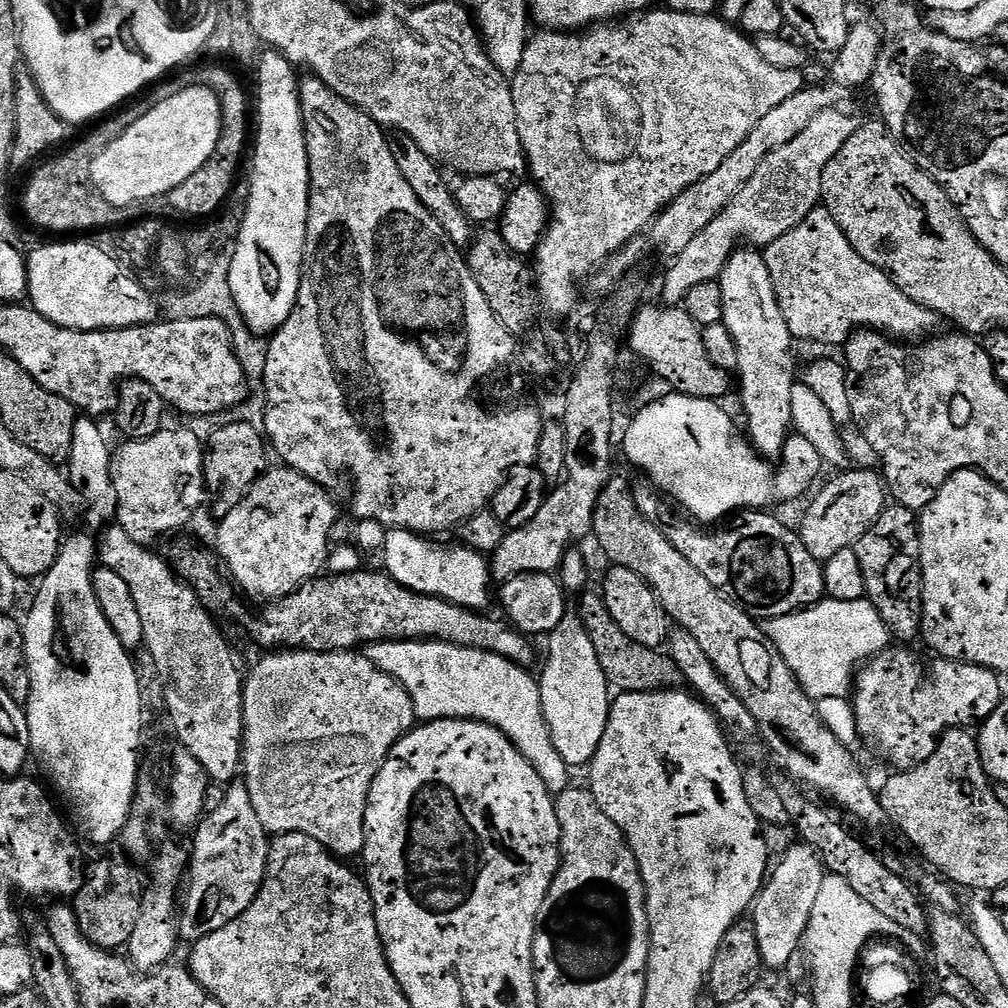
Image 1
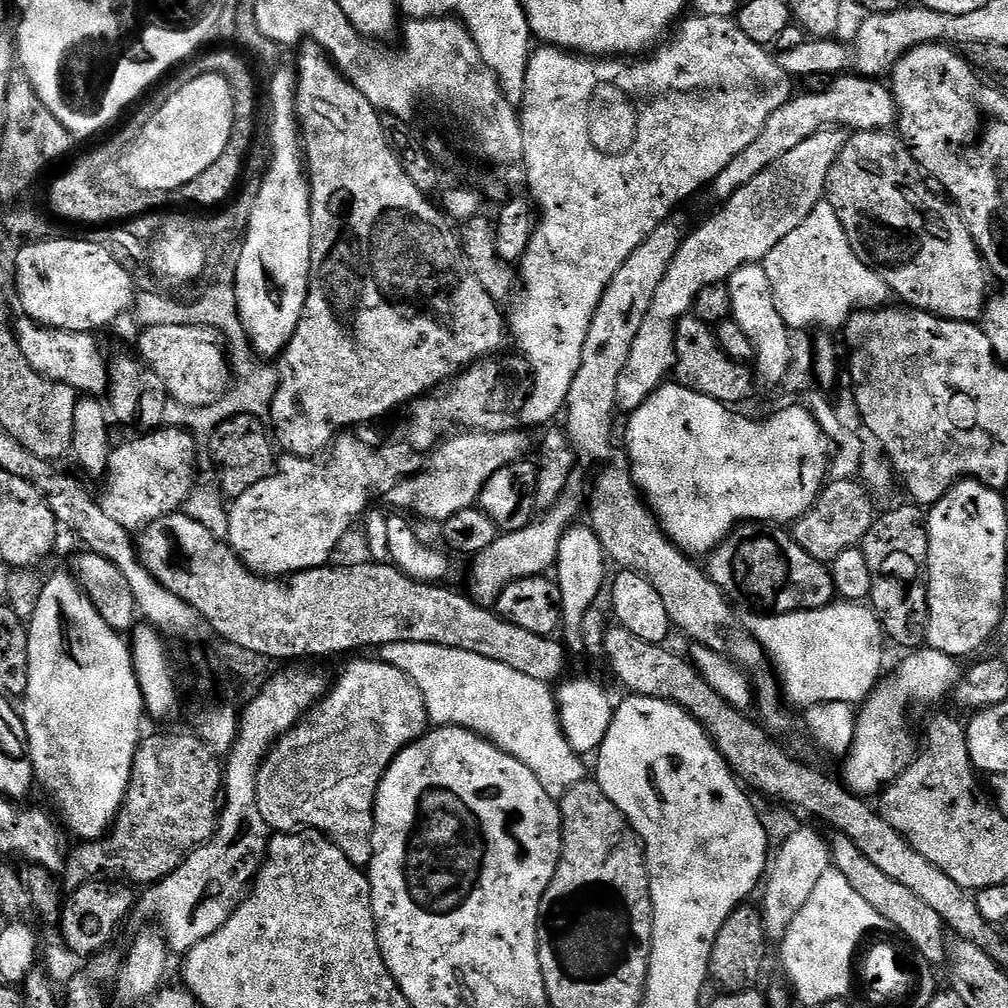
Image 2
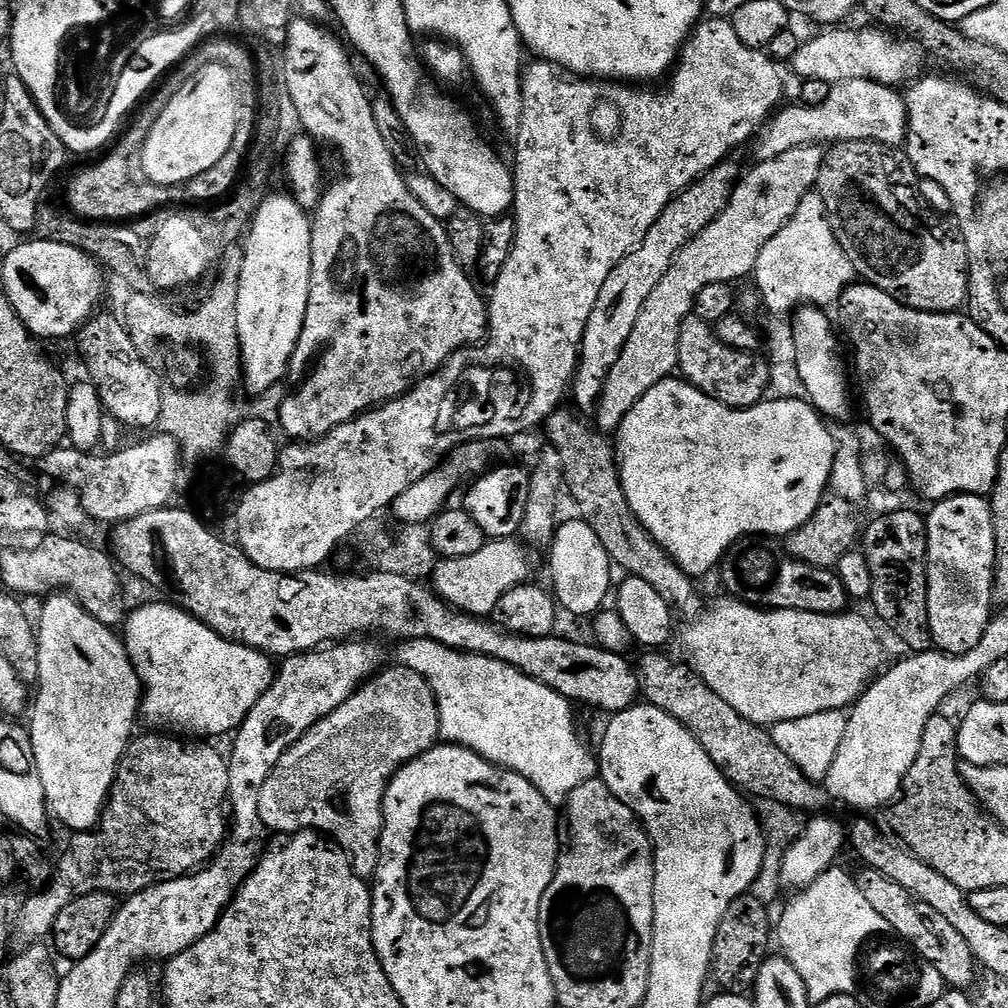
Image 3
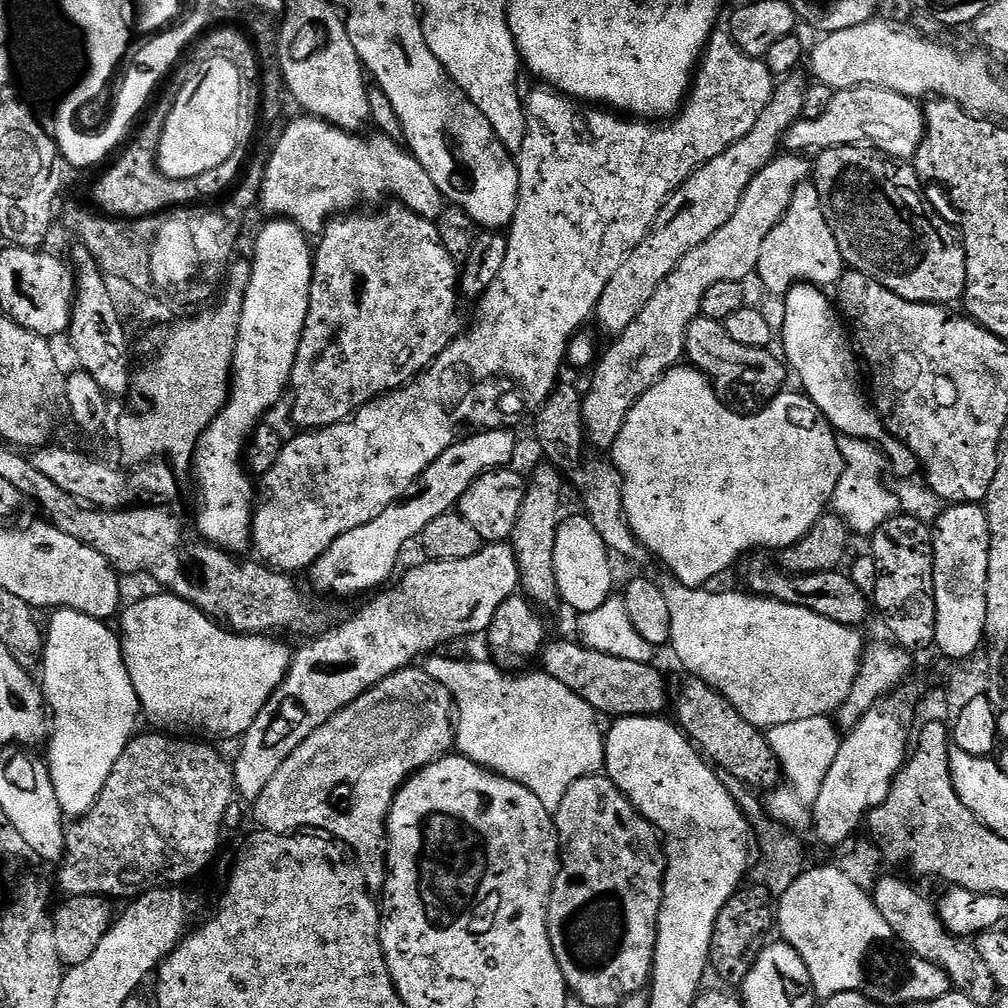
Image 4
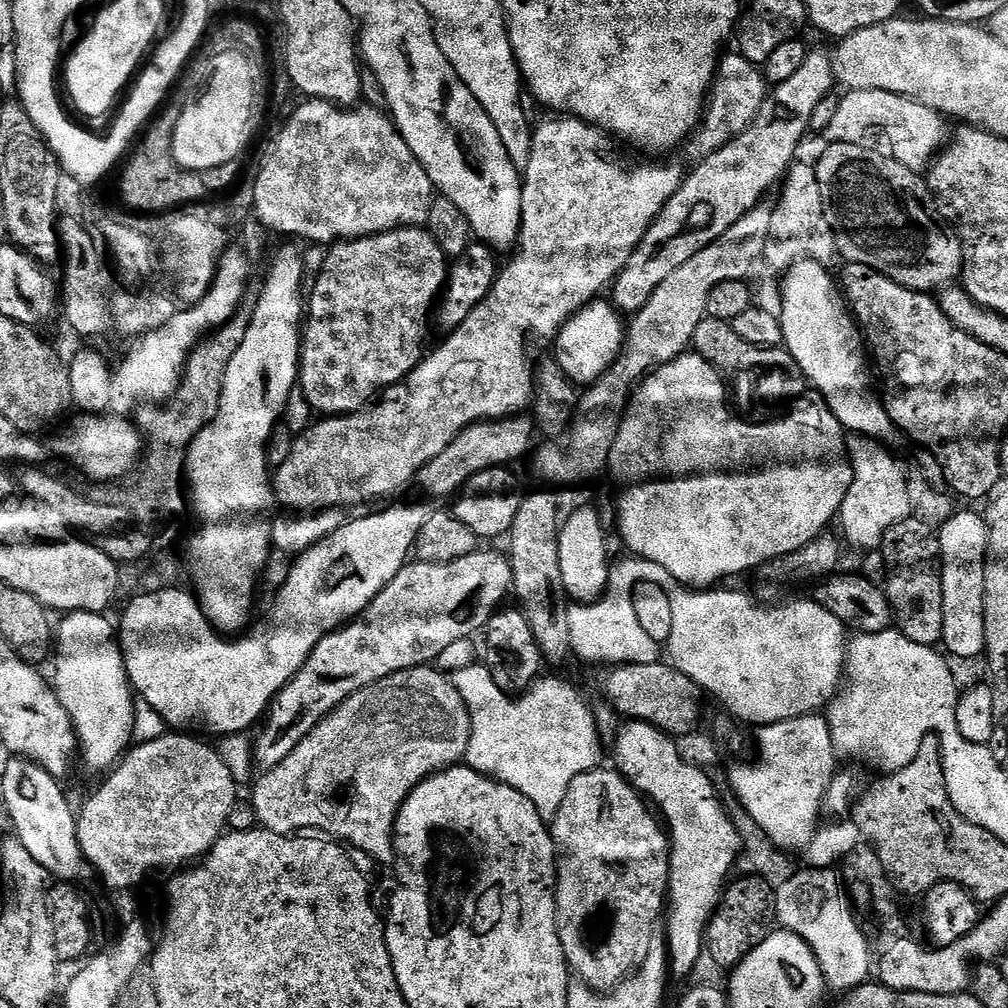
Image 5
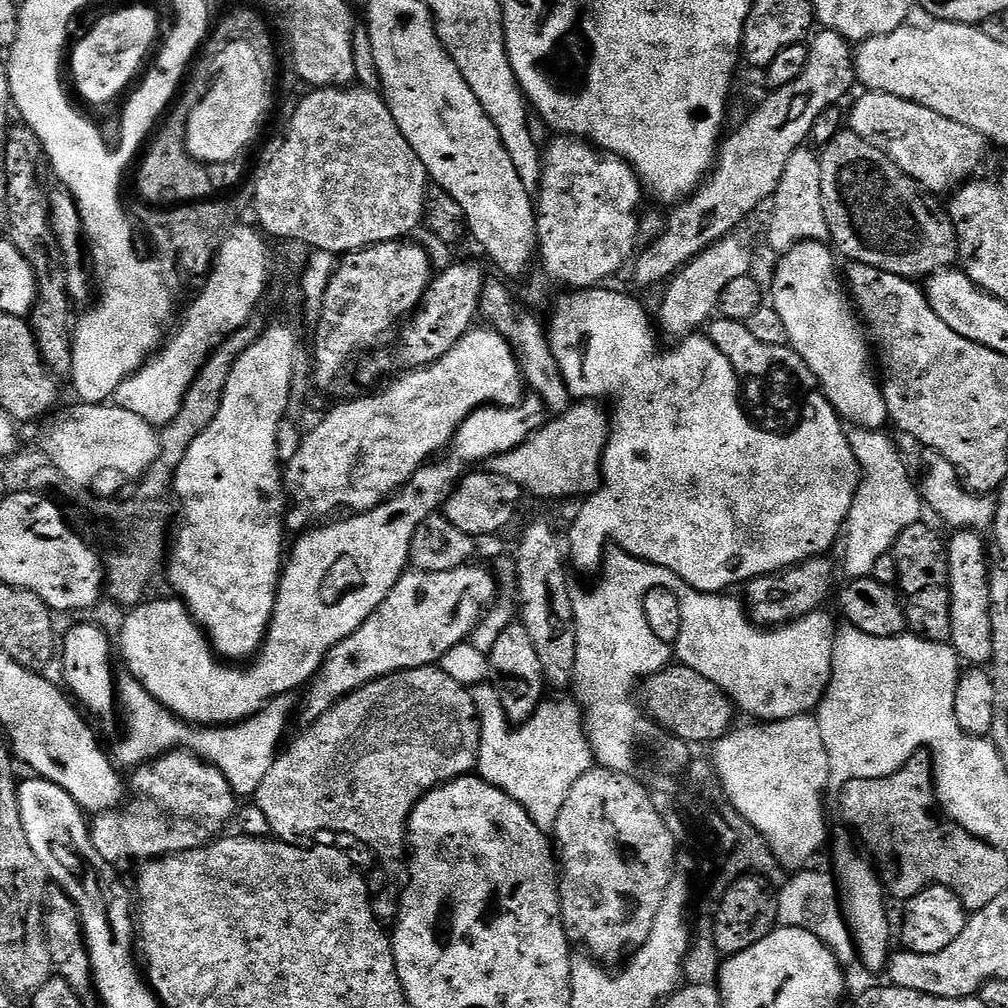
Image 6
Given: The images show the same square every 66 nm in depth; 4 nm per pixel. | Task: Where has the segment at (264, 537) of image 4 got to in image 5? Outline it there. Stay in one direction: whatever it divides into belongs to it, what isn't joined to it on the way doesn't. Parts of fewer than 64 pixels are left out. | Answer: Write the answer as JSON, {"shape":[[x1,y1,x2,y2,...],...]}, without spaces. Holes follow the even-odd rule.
{"shape":[[739,54,725,55,716,69,716,79,712,81,712,91,707,97,702,119,687,141,689,154,703,158,714,154,714,150,722,150,722,146,729,144,735,136,742,134,742,130,746,130,746,126,750,126,750,122,754,122,769,92,763,71,757,65],[548,114,548,117,545,118,541,124,537,123,535,127,532,129,532,145,530,146,530,162,527,166,522,170,522,179,524,181,524,185,522,186,522,222,520,223,520,239,516,241,514,245,514,251,511,253,512,261,509,262,508,265,501,267,499,269,496,281,494,282,494,286,490,290,490,294,480,303,478,306,474,306,474,310,470,310,470,318,466,318,466,322,462,322,462,326,458,326,454,331,447,333,443,338,444,344,440,344,436,349,429,351,427,355,425,355,424,359,421,360,420,364,417,368,415,368,412,373,407,376,404,380,400,381,399,384,395,384,390,389,387,389,377,399,375,402,369,403,367,406,360,409,358,412,349,412,342,416,329,416,327,418,317,419,317,424,313,426,313,428,308,428,304,433,297,435,292,442,292,449,290,450,290,458,286,458,286,462,282,462,282,466,280,468,275,469,274,472,274,500,275,503,280,503,282,507,284,507,284,512,280,512,276,516,276,521,273,519,270,524,270,535,272,538,272,546,273,549,277,553,279,552,292,552,291,554,299,554,301,552,305,552,310,546,314,546,317,544,319,540,322,538,326,538,333,532,334,530,338,530,343,526,343,524,347,524,349,520,353,519,357,514,363,513,365,511,364,508,367,504,372,504,375,500,384,500,387,501,389,498,387,496,392,496,395,492,400,492,403,490,407,484,411,485,413,481,415,481,416,475,426,467,426,465,431,462,434,458,438,458,438,454,442,454,442,450,446,450,446,446,450,446,450,442,454,442,454,438,458,438,458,434,462,430,466,430,472,424,479,424,481,420,504,420,507,416,519,416,521,414,527,413,529,411,530,405,536,395,536,374,534,371,533,361,528,361,528,340,524,337,524,332,528,332,533,328,536,332,552,332,551,334,559,333,560,329,563,328,564,323,568,321,569,318,575,314,578,310,582,310,585,306,592,303,593,300,597,299,601,295,600,292,609,287,615,281,616,275,619,274,626,266,626,262,630,258,630,254,634,254,634,250,640,243,642,242,642,238,646,234,646,230,652,225,652,223,656,220,656,215,661,212,666,206,666,202,668,199,676,193,680,188,681,182,683,182,684,177,686,175,686,168,683,168,680,164,631,164,630,161,627,160,624,156,619,156,618,153,612,152,612,140,613,137,609,135,609,133,605,132,603,128,597,128,595,124,588,124,584,120,579,120,577,116,571,114]]}

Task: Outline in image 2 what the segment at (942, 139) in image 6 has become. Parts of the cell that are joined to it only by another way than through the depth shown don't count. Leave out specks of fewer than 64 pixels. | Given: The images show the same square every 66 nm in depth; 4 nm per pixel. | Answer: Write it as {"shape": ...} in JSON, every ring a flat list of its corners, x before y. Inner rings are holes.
{"shape":[[840,74,833,79,832,84,821,93,804,92,793,95,791,100,786,101,762,126,762,132,718,178,712,181,710,192,717,196,717,201,723,202,733,196,746,182,750,182,766,166,778,162,782,154,794,150,794,146,806,142,815,132,830,127,852,132,882,132,891,129,897,123,898,113,896,110,896,98,892,95,889,85,876,78,869,78,859,74],[884,83,884,84,880,84]]}

